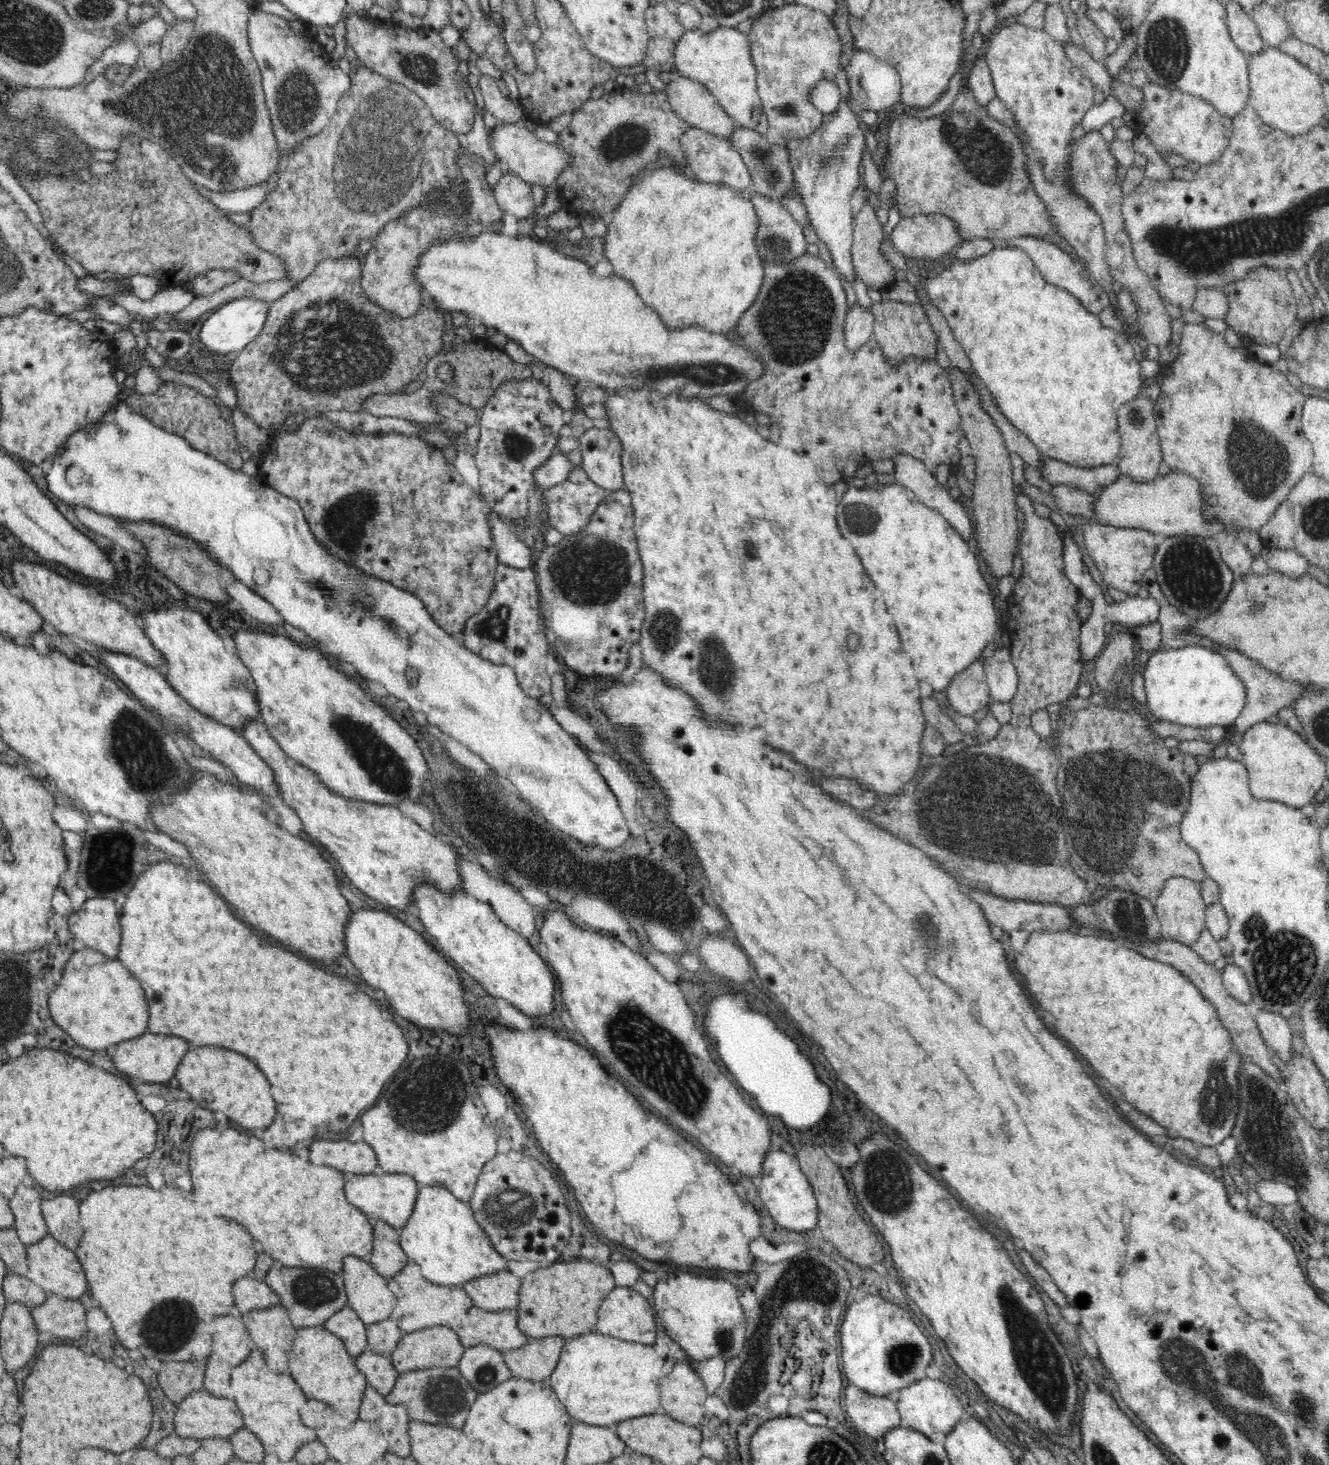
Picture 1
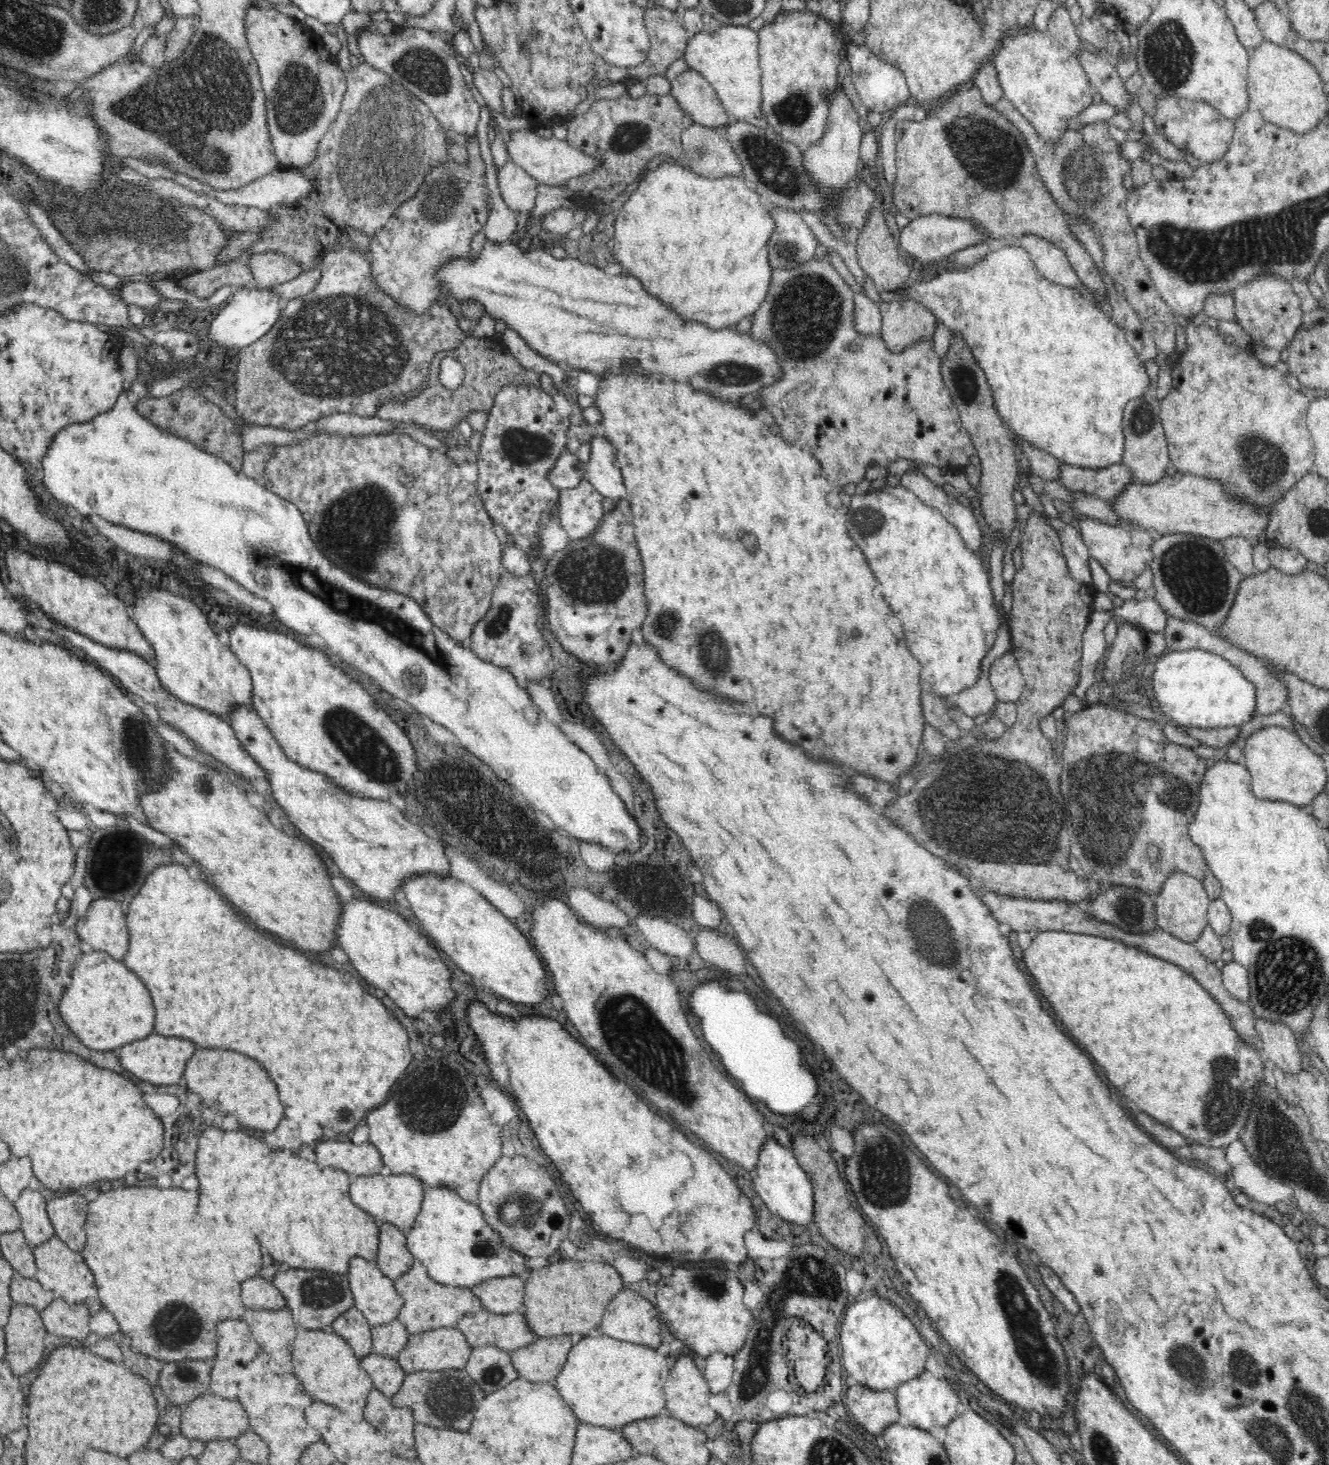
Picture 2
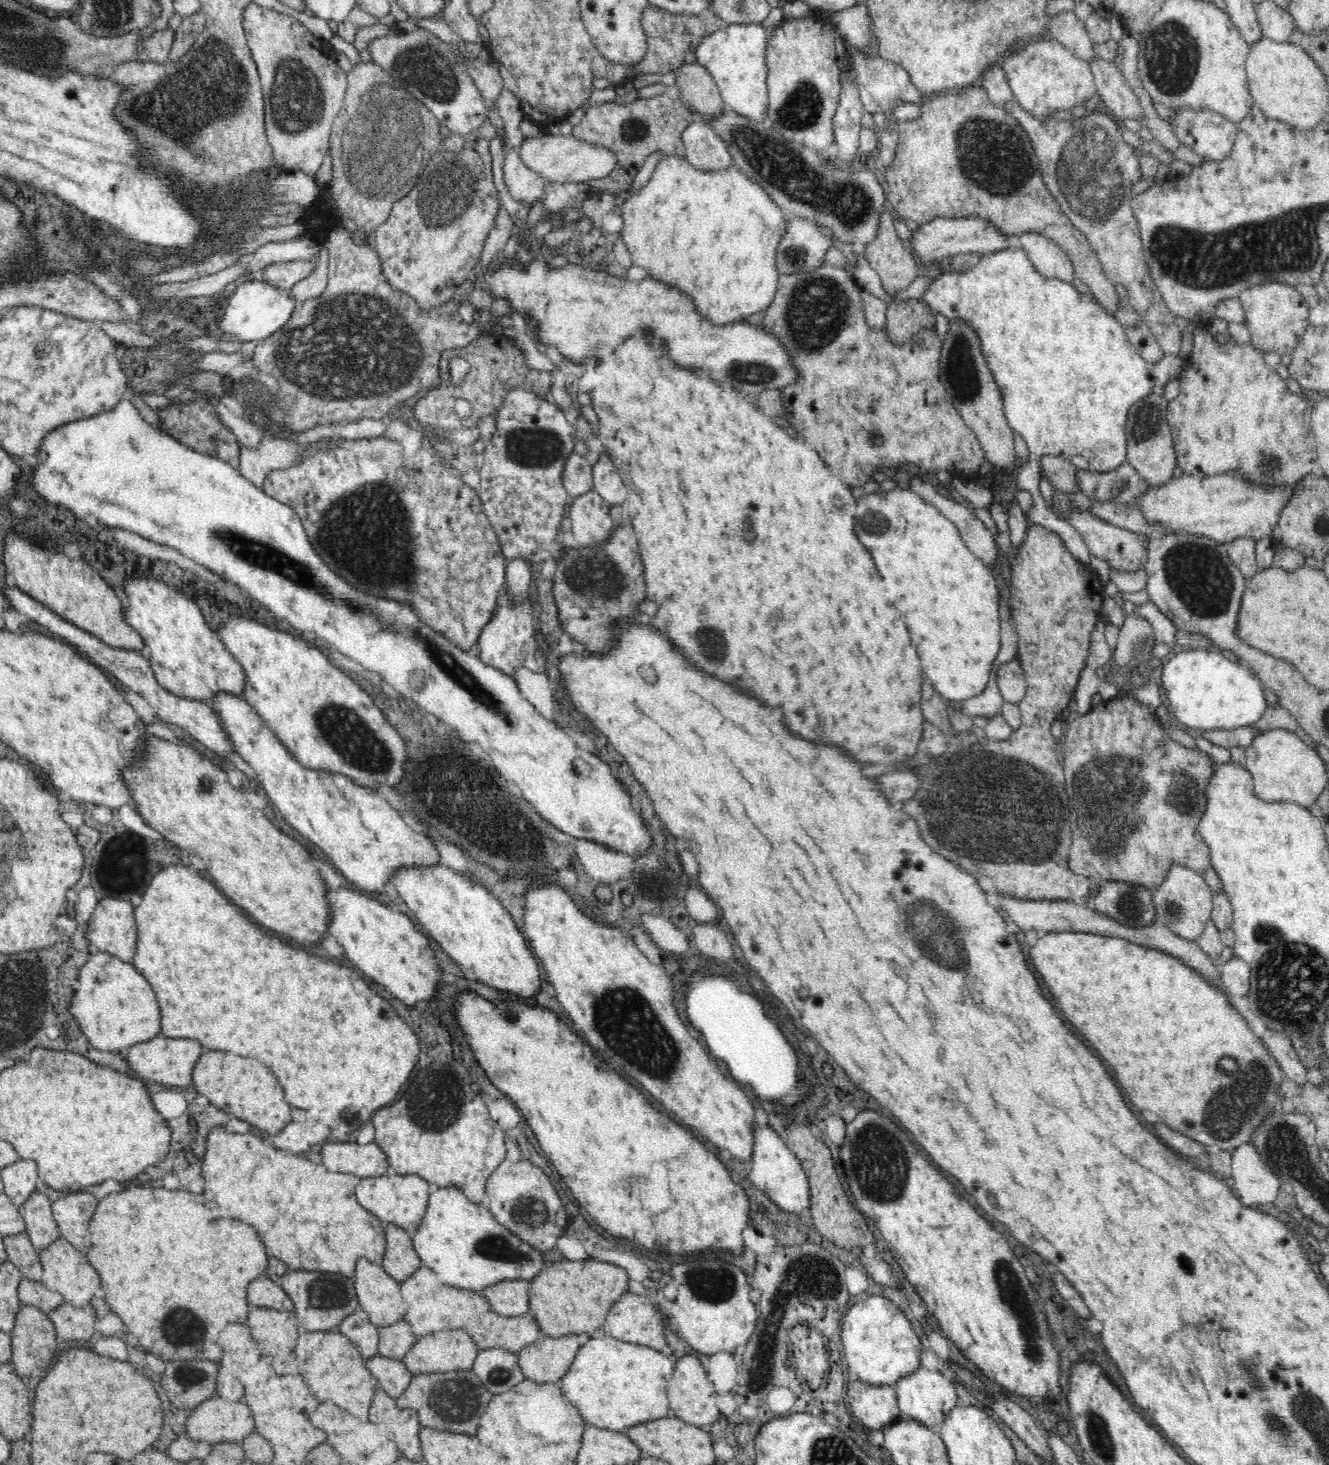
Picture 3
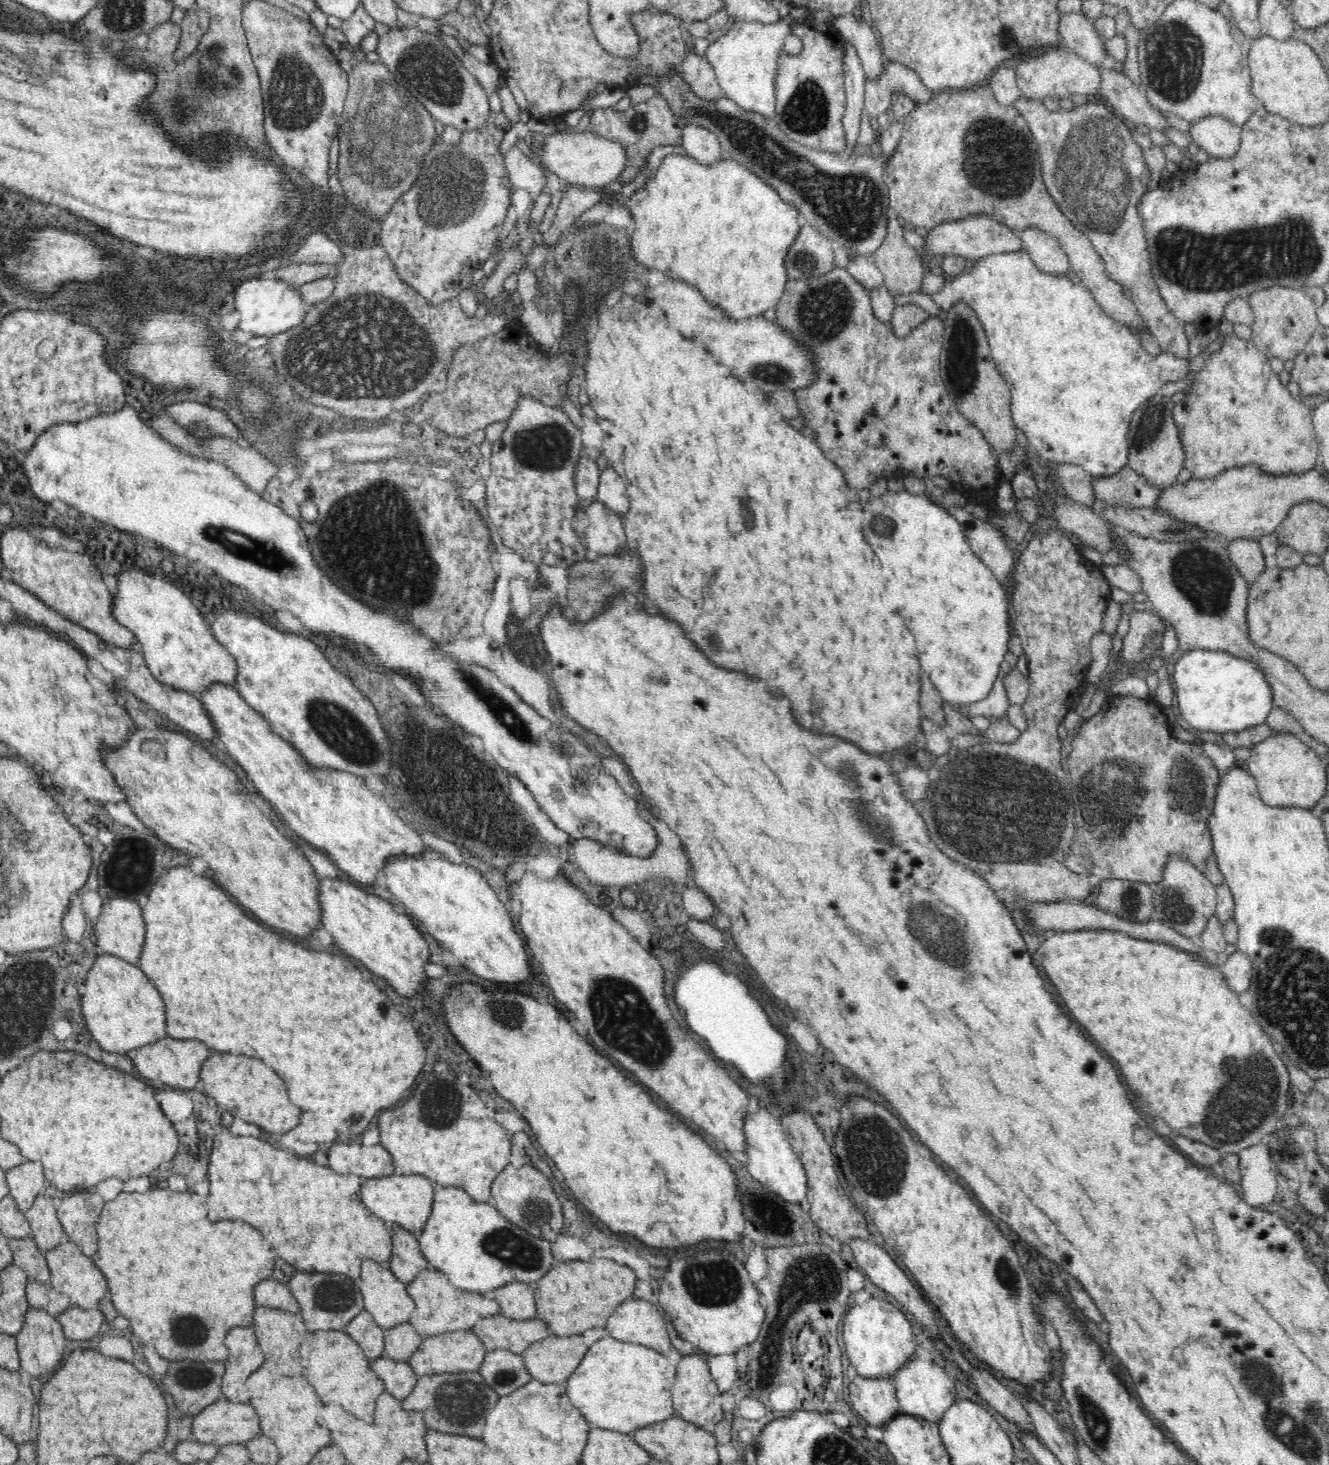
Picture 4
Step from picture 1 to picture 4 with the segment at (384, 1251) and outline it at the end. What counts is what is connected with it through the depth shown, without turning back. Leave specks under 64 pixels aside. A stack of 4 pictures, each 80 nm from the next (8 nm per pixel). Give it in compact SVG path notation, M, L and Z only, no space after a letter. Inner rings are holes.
M396 1225L390 1226L392 1237L392 1258L388 1267L403 1283L410 1283L420 1272L430 1268L422 1249L418 1246L418 1239L408 1230Z

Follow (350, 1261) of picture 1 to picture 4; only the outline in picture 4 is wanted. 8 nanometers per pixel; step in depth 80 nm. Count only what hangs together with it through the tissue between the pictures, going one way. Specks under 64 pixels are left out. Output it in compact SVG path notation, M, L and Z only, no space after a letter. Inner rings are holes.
M365 1259L356 1283L364 1297L364 1308L378 1326L388 1329L408 1323L415 1308L414 1301L406 1291L407 1283L398 1280L388 1265Z

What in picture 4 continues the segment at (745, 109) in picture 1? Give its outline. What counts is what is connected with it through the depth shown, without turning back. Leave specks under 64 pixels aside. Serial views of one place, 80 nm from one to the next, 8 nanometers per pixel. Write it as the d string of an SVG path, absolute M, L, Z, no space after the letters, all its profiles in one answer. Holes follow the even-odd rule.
M786 16L774 24L758 21L736 21L726 34L709 44L705 56L716 73L723 96L734 101L744 110L760 113L770 119L776 117L776 87L778 56L783 50L785 38L793 32L798 22Z

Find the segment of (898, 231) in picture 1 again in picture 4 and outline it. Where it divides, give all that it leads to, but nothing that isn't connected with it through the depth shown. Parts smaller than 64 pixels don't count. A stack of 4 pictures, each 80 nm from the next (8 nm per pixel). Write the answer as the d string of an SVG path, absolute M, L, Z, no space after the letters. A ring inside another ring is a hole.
M982 215L978 218L964 218L958 222L940 222L932 230L928 230L925 239L926 259L934 255L957 255L968 261L983 259L990 254L1004 254L1023 250L1022 239L1018 233L1010 227L993 218Z

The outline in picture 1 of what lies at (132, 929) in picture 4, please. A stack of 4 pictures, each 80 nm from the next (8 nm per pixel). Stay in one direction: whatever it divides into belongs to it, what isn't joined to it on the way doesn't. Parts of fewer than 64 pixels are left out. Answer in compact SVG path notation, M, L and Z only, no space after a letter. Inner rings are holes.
M90 898L79 911L69 914L68 930L86 947L116 959L122 940L119 916L120 910L114 900Z

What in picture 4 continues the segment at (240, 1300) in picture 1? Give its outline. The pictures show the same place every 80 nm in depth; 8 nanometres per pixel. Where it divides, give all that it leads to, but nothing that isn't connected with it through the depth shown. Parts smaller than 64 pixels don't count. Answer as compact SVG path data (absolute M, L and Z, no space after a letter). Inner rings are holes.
M276 1279L262 1280L254 1286L254 1302L256 1306L270 1307L299 1313L300 1305L285 1283Z

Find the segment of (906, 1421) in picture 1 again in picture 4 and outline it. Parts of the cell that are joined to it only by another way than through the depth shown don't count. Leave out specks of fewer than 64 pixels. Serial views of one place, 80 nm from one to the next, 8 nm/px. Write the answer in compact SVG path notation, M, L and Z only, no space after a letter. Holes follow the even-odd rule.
M914 1356L892 1376L899 1414L909 1414L936 1424L942 1415L957 1399L954 1379L947 1370L947 1366L932 1359L918 1359Z

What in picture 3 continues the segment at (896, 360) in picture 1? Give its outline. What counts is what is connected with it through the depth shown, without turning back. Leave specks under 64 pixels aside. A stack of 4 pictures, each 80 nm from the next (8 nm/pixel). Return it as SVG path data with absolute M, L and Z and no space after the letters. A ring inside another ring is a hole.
M908 299L888 303L886 308L886 335L894 345L900 346L912 338L916 331L932 327L935 315L921 300Z

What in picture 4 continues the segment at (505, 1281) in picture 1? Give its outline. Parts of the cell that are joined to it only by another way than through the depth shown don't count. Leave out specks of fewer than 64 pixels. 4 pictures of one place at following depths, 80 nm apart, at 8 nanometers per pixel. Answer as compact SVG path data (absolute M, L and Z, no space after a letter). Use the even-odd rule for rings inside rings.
M512 1282L500 1286L490 1295L501 1306L500 1314L514 1320L539 1318L534 1301L535 1286L531 1283Z

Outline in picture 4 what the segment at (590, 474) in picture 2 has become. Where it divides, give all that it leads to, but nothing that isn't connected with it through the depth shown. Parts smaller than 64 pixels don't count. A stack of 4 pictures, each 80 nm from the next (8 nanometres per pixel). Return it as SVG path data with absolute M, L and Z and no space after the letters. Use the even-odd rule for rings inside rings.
M611 467L600 471L597 497L622 519L629 511L629 496L623 478Z

